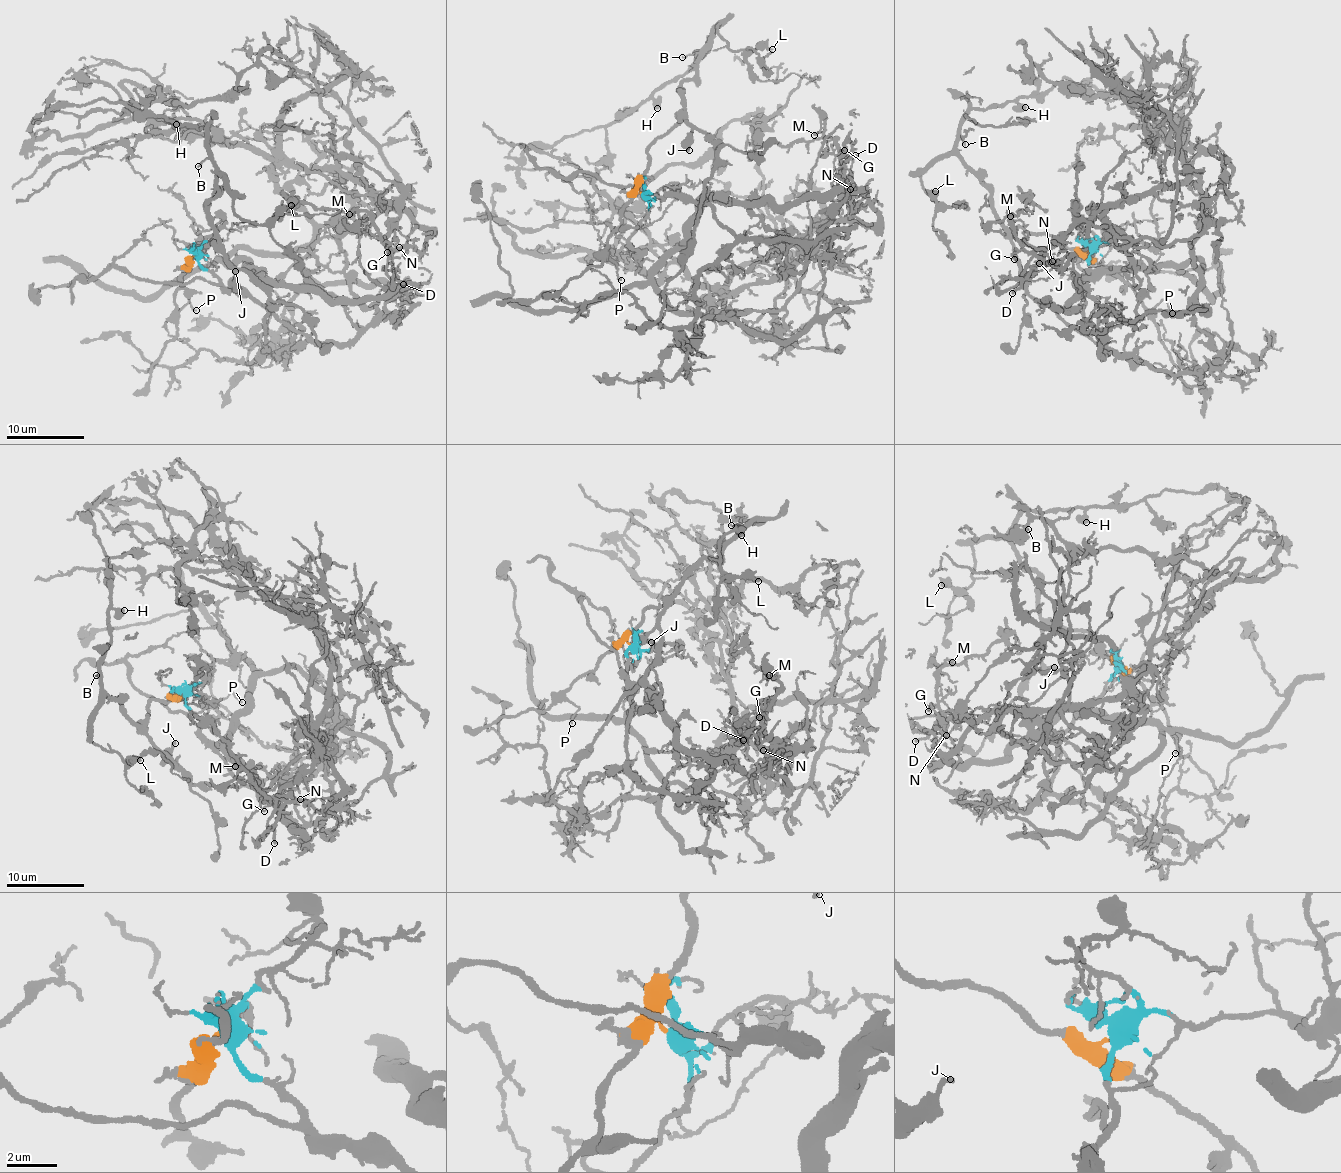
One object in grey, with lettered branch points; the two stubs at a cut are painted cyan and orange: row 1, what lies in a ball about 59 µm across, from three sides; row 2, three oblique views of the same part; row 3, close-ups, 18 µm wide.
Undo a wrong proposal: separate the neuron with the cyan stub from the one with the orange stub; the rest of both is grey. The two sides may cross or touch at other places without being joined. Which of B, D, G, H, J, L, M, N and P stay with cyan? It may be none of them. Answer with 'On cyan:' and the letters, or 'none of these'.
On cyan: D, G, M, N

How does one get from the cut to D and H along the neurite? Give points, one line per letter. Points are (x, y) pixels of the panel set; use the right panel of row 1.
D: (1091, 248), (1102, 357), (1134, 327), (1130, 242), (1080, 221), (1012, 293)
H: (1092, 248), (1077, 251), (1005, 226), (991, 188), (957, 153), (957, 129), (972, 109), (1013, 101), (1026, 108)

